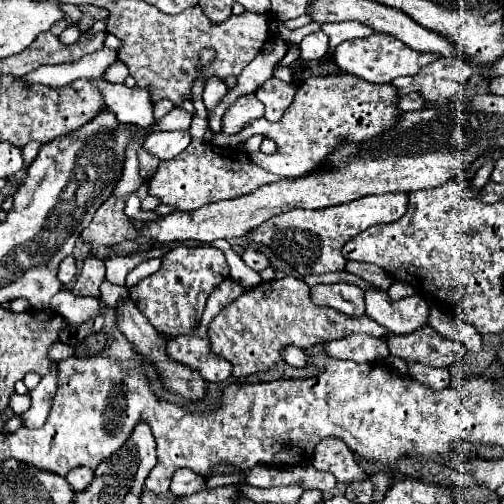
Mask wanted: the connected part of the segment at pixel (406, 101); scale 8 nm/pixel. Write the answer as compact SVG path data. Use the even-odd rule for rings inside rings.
M409 93L409 95L403 95L403 97L399 99L397 109L405 113L405 111L417 111L417 109L423 109L423 105L425 105L425 101L423 101L423 97L421 97L419 93Z

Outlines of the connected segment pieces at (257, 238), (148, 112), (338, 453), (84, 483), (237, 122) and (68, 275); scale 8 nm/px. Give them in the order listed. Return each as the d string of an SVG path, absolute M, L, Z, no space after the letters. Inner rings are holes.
M383 193L361 197L353 203L345 203L339 207L327 207L317 211L293 209L289 213L277 215L249 233L255 243L263 243L273 249L281 259L285 259L299 275L319 275L327 271L343 271L345 259L341 255L343 245L377 223L391 223L405 215L407 211L407 193Z
M93 81L103 91L107 107L115 113L119 123L135 123L137 127L151 129L155 123L153 107L149 101L149 93L139 87L125 87L123 83L107 83L107 81Z
M325 437L317 443L313 467L319 471L329 471L341 483L361 481L367 477L367 473L355 463L351 449L339 437Z
M77 467L75 471L71 471L67 477L67 483L73 487L75 493L79 491L85 491L85 487L89 487L91 479L93 479L93 471L87 469L87 467Z
M251 93L241 95L223 115L223 133L237 135L247 123L263 117L263 103Z
M69 255L69 257L65 257L63 261L61 261L61 265L59 265L59 279L61 279L61 283L63 285L69 285L71 281L73 281L73 277L75 277L75 259L73 259L73 255Z

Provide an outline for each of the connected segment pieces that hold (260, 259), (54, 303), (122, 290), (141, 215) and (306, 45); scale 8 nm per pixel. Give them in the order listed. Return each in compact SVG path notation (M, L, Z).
M253 247L245 249L245 251L243 251L243 255L241 255L241 259L245 261L245 265L249 265L251 269L255 269L257 273L259 273L259 271L263 271L265 267L269 267L269 259L265 257L265 253L261 253L261 251L253 249Z
M63 289L61 293L57 293L51 299L51 309L57 311L59 315L63 315L71 325L79 327L91 319L95 319L99 315L99 305L97 299L93 297L77 297L73 293L69 293L67 289Z
M104 280L100 287L100 298L109 308L116 308L118 302L129 297L129 289L126 286L118 286Z
M131 193L127 197L127 203L125 203L125 215L135 219L135 221L141 221L141 223L149 223L149 221L157 221L159 215L155 211L143 211L141 209L141 199L137 197L137 193Z
M315 31L311 35L305 35L303 41L299 43L299 61L313 61L321 59L327 53L327 41L329 37L323 31Z

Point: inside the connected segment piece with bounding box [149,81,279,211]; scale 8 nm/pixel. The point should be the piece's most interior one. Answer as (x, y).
(204, 173)

